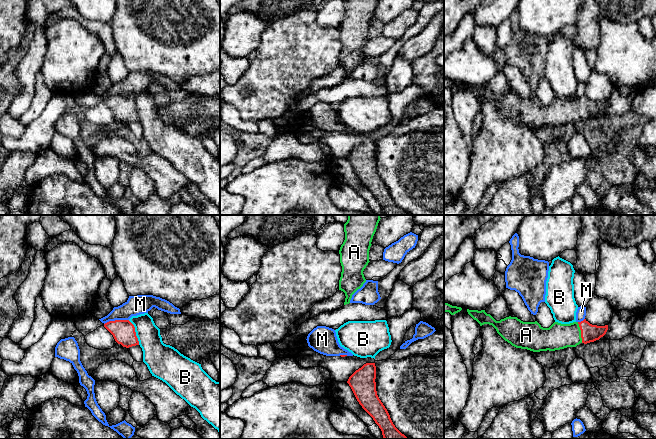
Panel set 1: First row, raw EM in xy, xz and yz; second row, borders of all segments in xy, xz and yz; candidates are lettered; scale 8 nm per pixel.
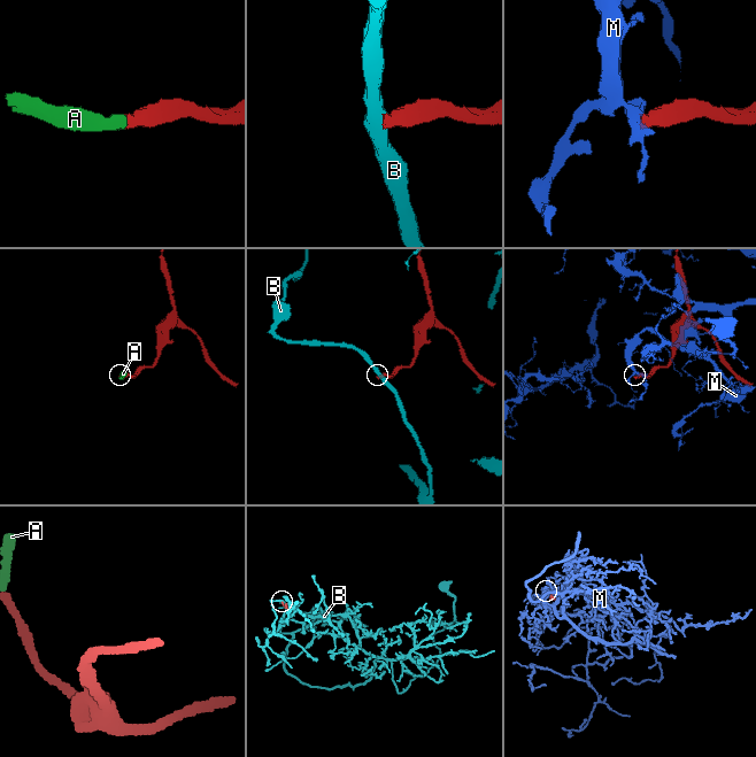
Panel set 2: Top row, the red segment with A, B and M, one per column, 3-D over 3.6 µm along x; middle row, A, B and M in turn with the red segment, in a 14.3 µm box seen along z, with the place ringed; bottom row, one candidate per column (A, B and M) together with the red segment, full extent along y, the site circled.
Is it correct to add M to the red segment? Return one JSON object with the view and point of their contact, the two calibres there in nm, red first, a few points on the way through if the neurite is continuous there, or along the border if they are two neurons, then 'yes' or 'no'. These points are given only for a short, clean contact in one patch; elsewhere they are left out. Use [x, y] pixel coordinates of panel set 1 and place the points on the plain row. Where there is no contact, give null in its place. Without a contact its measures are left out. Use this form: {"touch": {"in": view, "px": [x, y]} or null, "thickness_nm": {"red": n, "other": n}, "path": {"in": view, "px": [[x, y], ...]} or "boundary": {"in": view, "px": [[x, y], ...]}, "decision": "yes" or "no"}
{"touch": {"in": "xy", "px": [116, 96]}, "thickness_nm": {"red": 190, "other": 160}, "boundary": {"in": "xy", "px": [[128, 95], [109, 96], [104, 100]]}, "decision": "no"}

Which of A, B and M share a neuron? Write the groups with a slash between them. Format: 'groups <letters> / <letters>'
groups A / B / M

